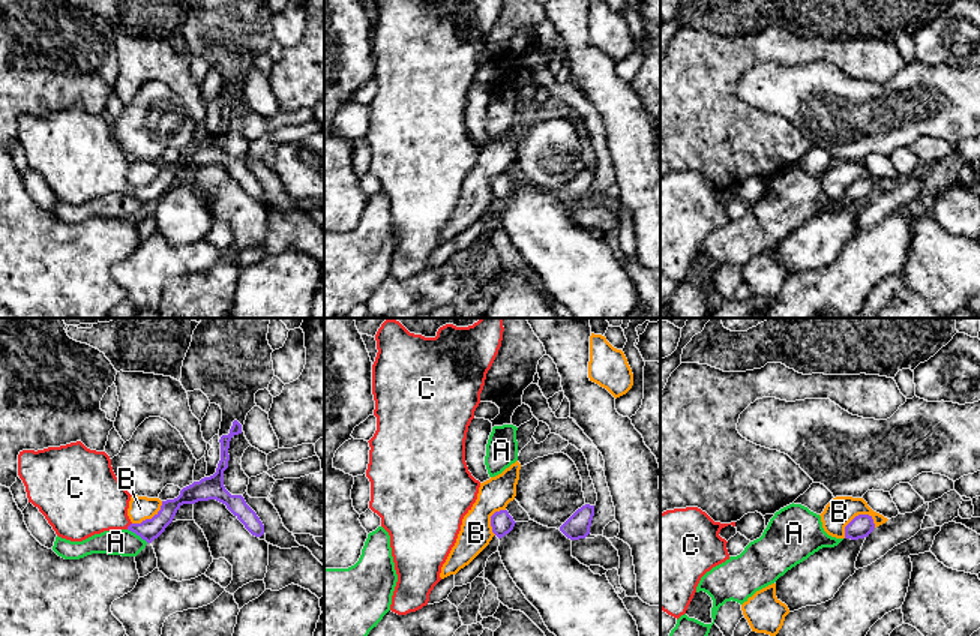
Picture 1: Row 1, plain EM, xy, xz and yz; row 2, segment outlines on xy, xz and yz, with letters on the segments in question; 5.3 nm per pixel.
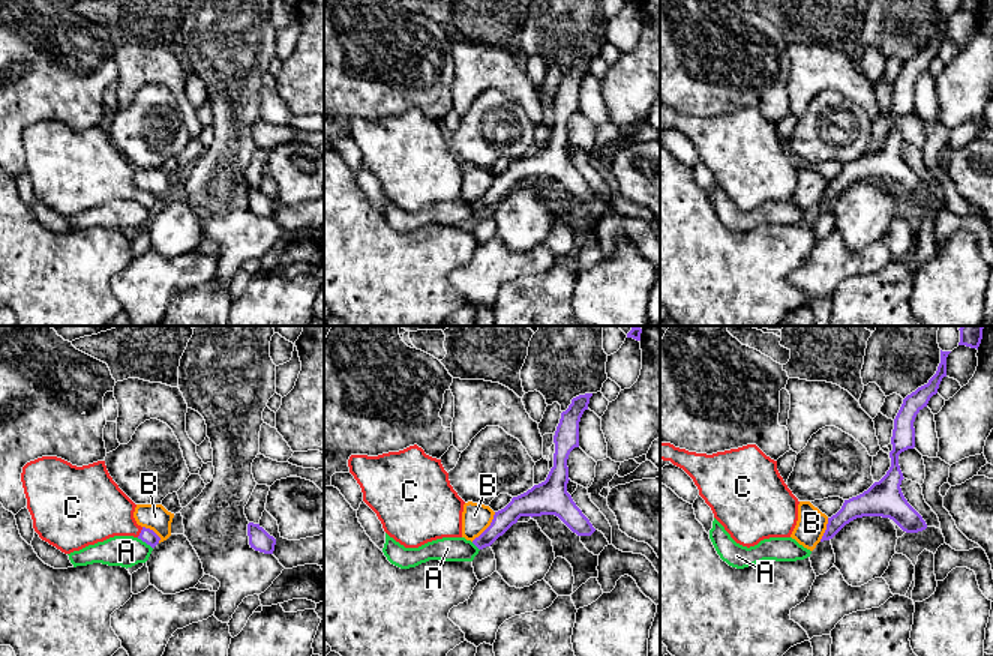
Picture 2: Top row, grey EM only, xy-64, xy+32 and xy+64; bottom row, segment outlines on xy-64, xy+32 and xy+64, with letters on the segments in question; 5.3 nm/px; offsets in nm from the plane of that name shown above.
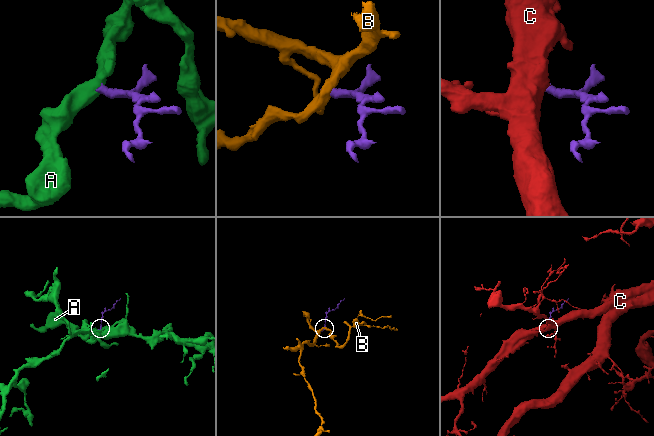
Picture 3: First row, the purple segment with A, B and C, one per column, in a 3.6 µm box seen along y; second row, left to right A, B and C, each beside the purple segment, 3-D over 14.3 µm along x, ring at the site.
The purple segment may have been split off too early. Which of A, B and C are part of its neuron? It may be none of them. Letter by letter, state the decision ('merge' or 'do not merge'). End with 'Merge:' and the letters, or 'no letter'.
A: do not merge
B: do not merge
C: merge
Merge: C

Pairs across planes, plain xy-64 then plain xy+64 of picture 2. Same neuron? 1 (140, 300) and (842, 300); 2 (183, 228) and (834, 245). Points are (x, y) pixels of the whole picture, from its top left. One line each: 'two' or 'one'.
1: two
2: two

